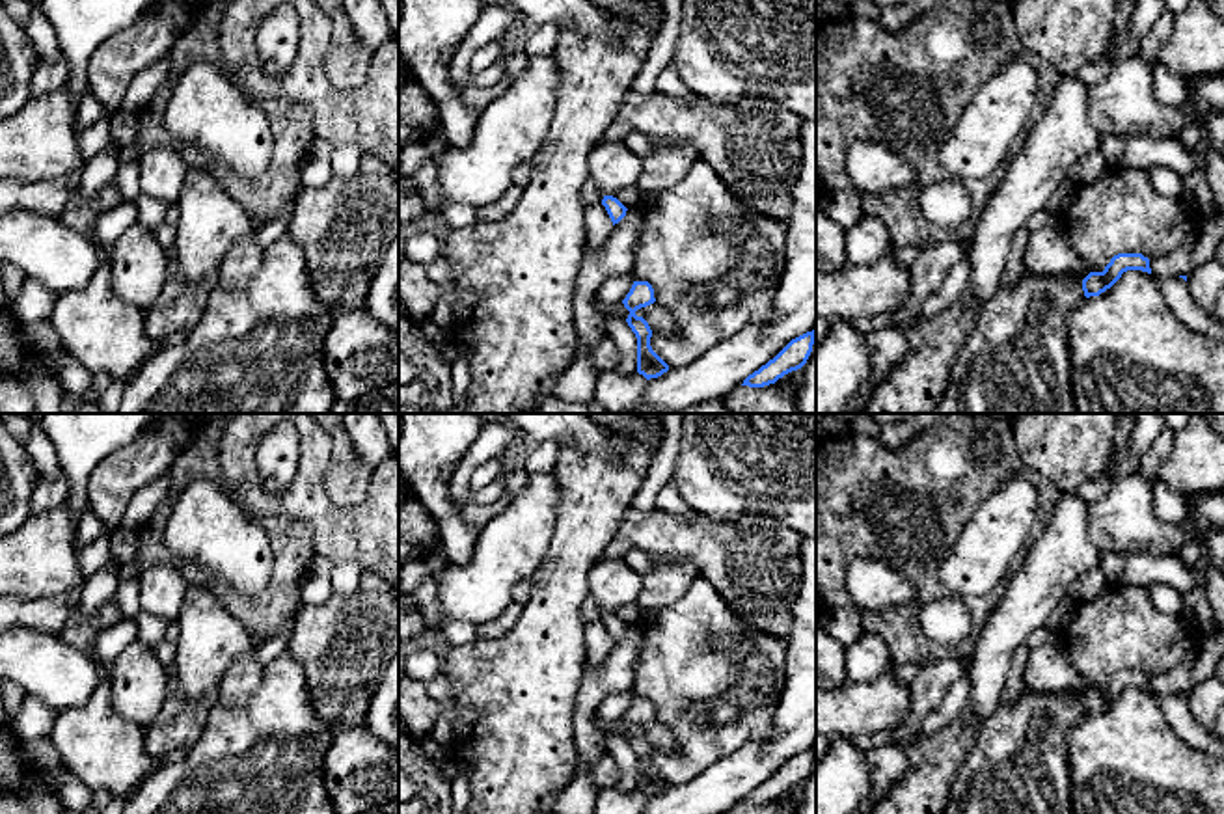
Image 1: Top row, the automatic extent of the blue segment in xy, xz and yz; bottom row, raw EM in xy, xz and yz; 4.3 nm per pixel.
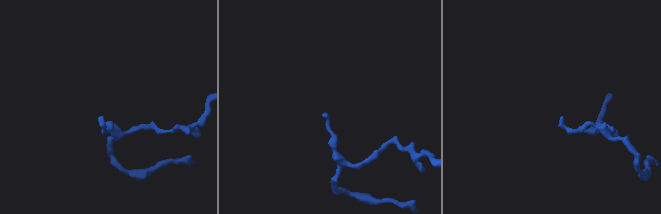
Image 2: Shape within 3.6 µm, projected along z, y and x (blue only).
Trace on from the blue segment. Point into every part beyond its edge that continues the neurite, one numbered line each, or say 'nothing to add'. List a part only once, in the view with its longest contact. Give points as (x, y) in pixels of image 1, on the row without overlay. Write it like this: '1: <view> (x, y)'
nothing to add

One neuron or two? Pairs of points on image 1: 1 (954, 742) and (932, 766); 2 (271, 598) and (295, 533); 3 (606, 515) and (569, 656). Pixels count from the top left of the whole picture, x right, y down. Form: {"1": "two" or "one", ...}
{"1": "one", "2": "one", "3": "one"}

